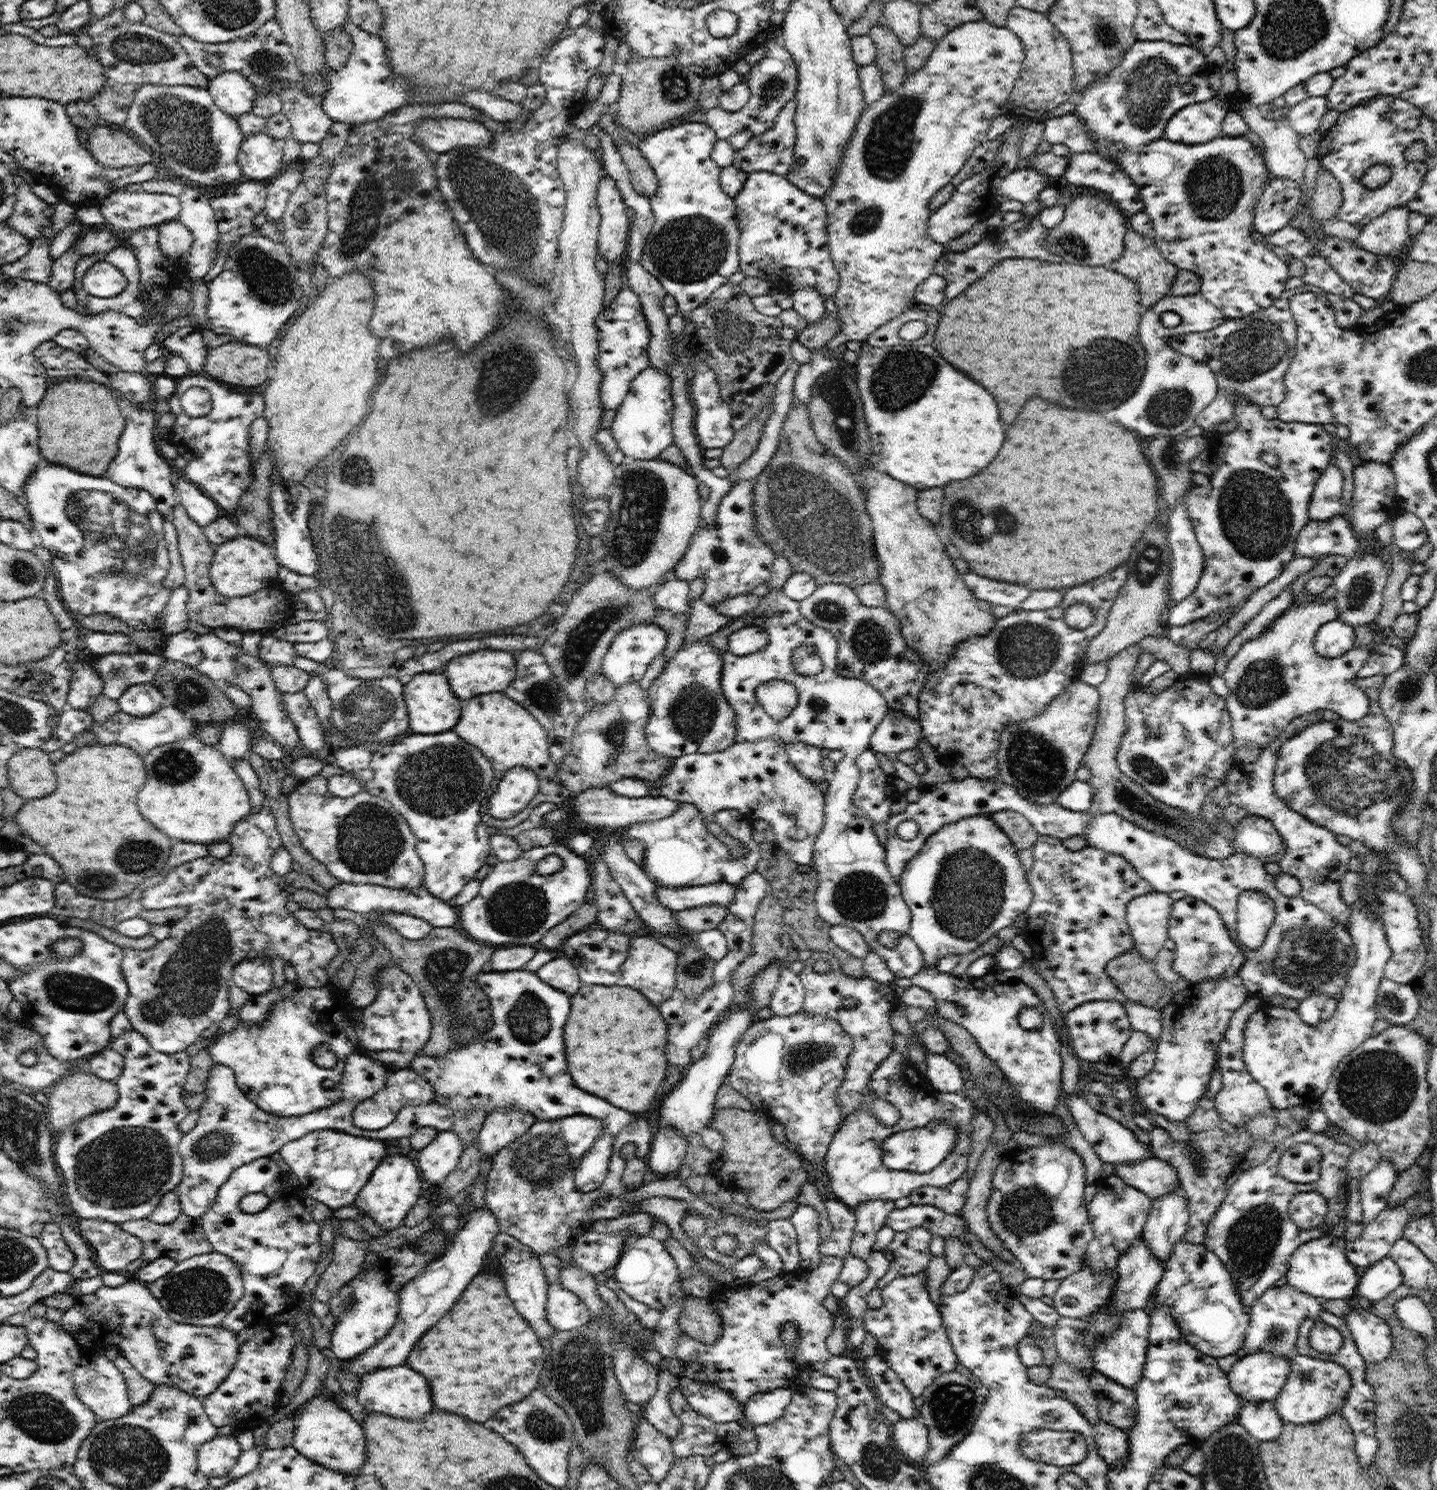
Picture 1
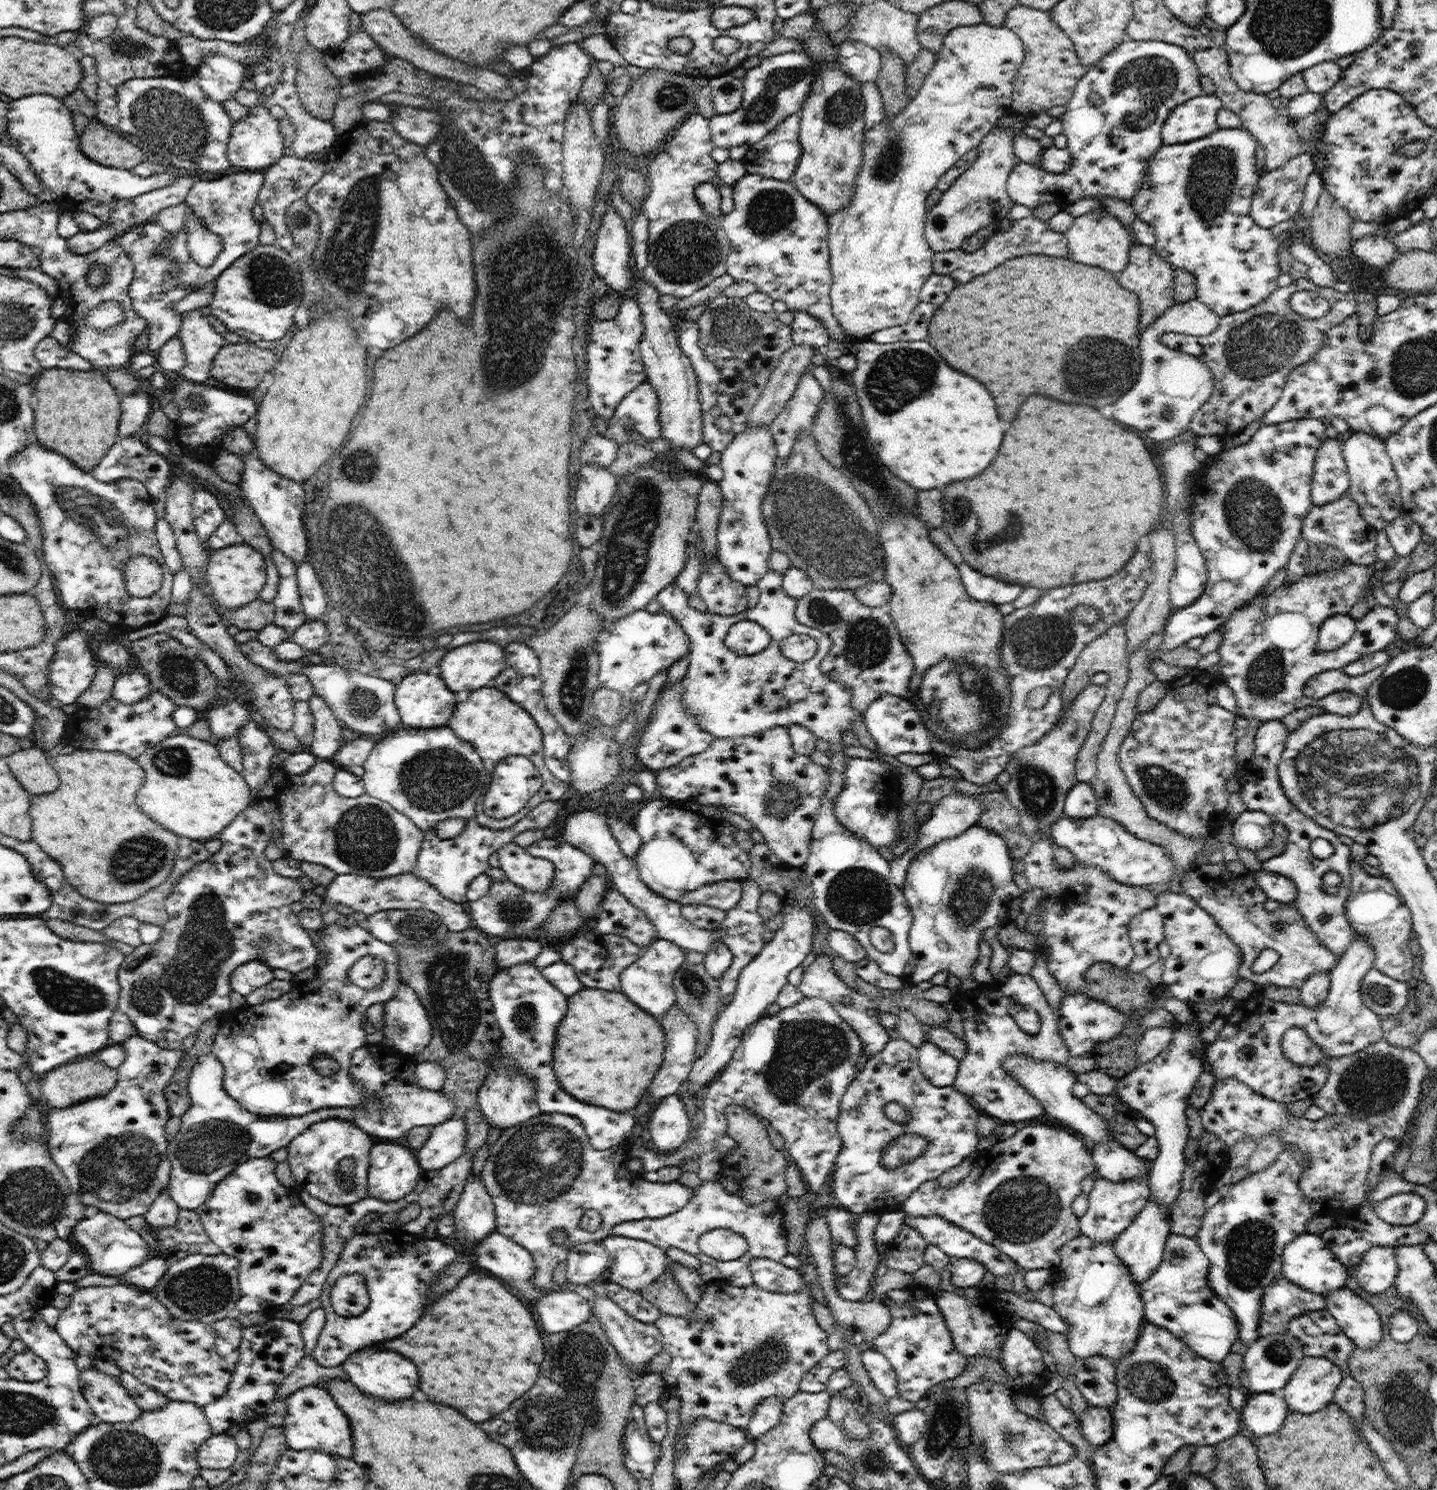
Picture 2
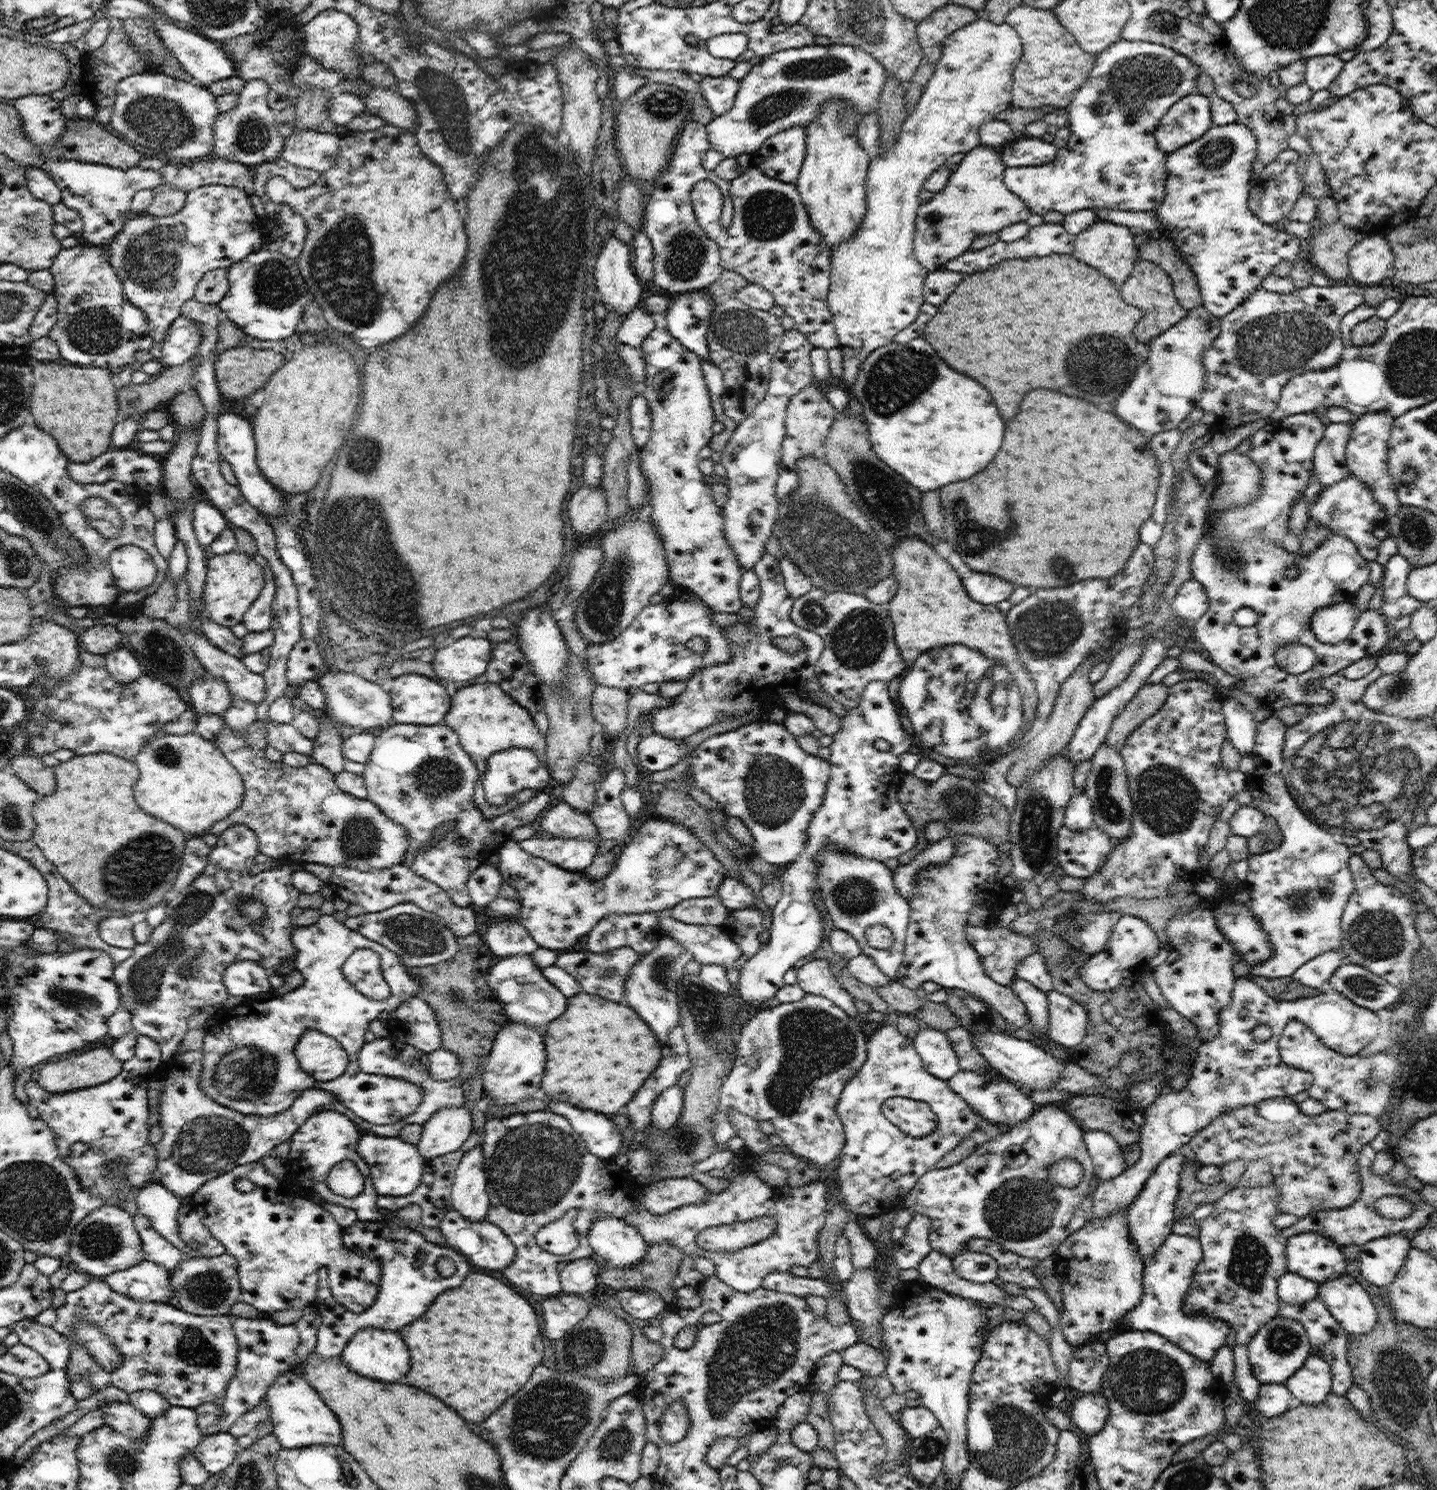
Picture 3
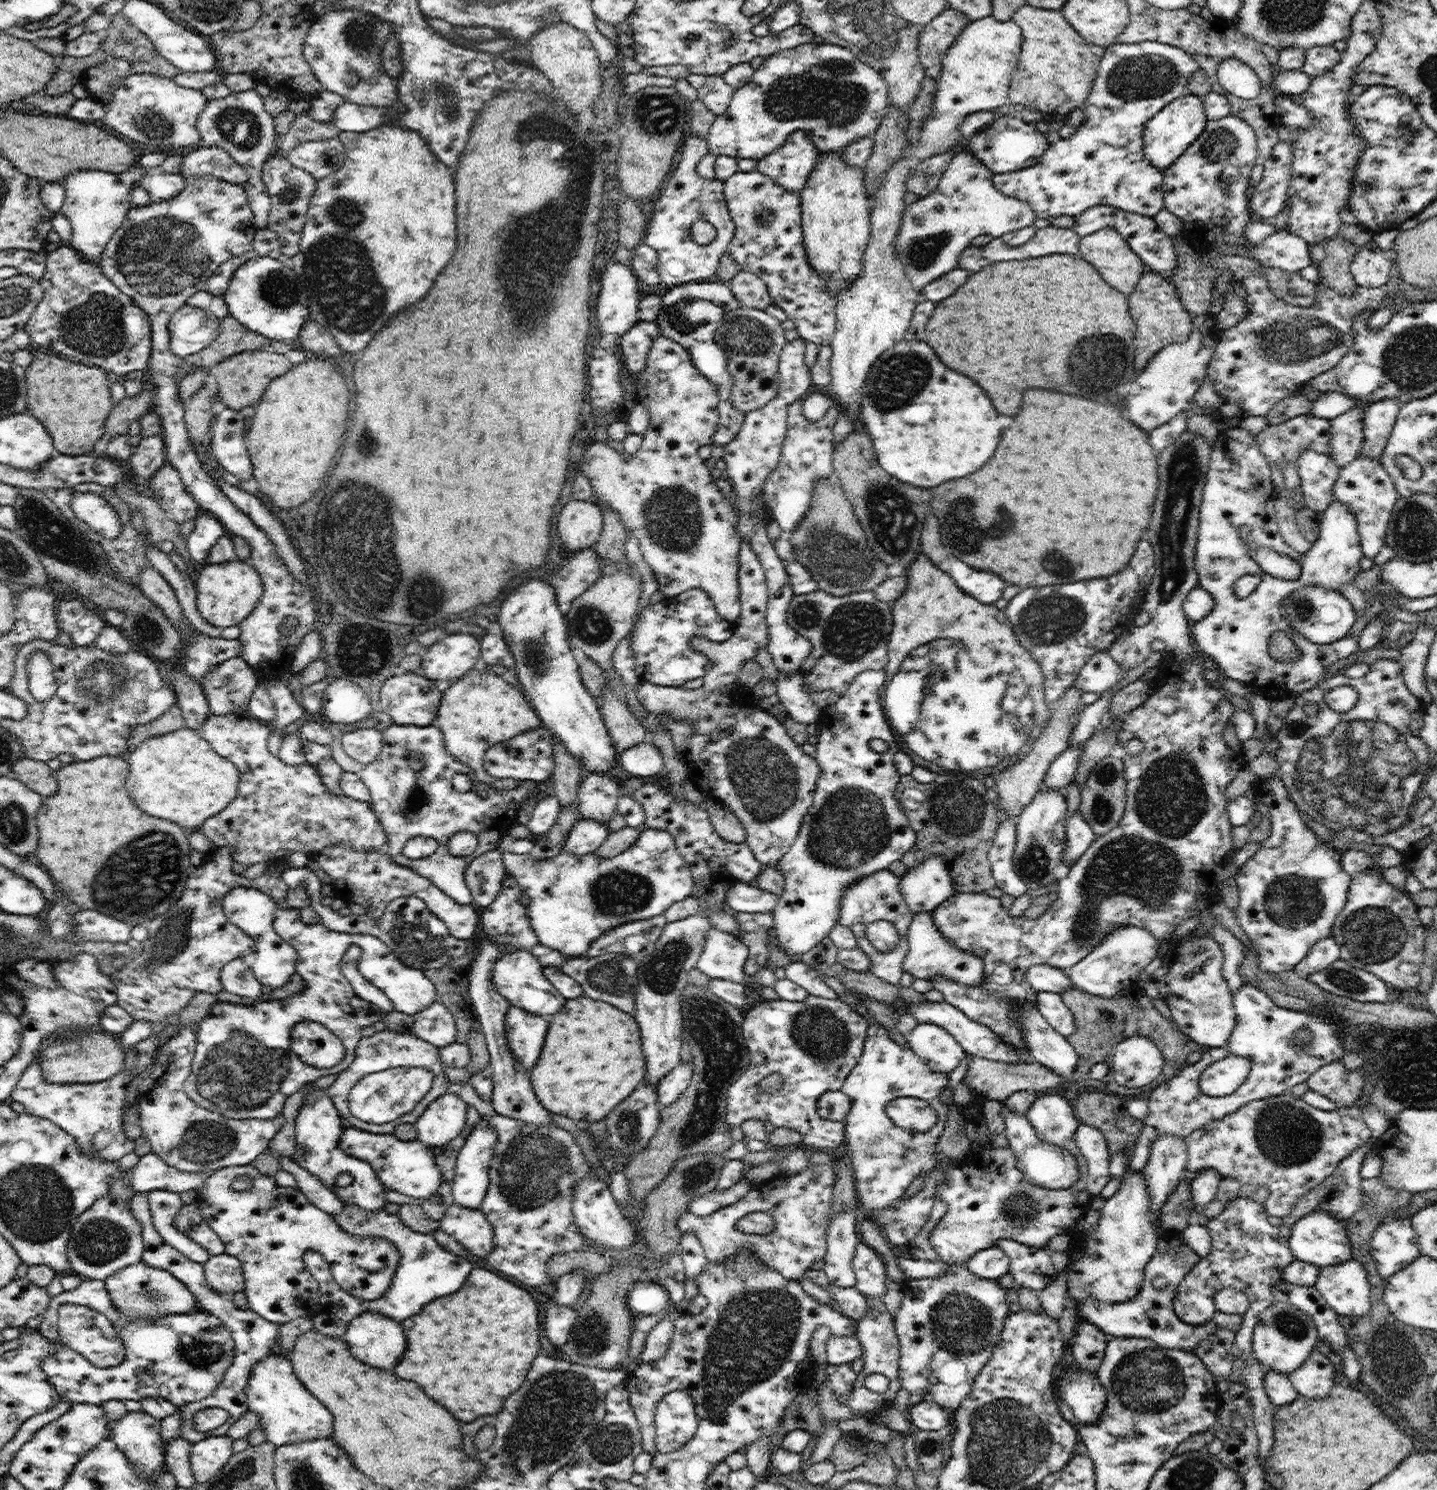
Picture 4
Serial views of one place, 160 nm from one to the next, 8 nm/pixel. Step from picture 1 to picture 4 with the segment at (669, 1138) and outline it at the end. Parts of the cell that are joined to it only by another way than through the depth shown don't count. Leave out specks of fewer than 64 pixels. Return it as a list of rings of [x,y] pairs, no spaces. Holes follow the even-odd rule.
[[[680,1062],[660,1080],[656,1090],[660,1108],[674,1105],[684,1090],[688,1089],[693,1074],[694,1064],[692,1062]]]

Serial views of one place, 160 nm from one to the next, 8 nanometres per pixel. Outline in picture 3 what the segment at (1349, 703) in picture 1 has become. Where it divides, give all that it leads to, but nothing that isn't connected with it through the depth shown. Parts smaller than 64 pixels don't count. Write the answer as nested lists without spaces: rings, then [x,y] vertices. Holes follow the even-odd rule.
[[[1234,449],[1220,456],[1219,472],[1222,472],[1224,482],[1216,488],[1209,500],[1205,530],[1191,560],[1192,578],[1203,586],[1209,599],[1207,612],[1193,625],[1195,640],[1208,652],[1209,661],[1234,678],[1234,686],[1252,694],[1273,712],[1292,704],[1332,704],[1335,701],[1332,692],[1327,689],[1308,691],[1306,684],[1344,672],[1350,664],[1375,656],[1394,634],[1386,628],[1386,620],[1380,609],[1368,609],[1360,613],[1348,639],[1336,644],[1326,644],[1318,641],[1312,633],[1310,617],[1326,605],[1352,602],[1356,592],[1370,582],[1369,561],[1358,552],[1349,538],[1335,532],[1331,532],[1324,544],[1309,556],[1290,554],[1281,544],[1270,542],[1263,534],[1244,542],[1233,542],[1229,558],[1219,556],[1215,550],[1219,538],[1209,532],[1211,516],[1253,503],[1261,489],[1261,470],[1247,454],[1238,453]],[[1292,562],[1298,566],[1296,578],[1285,575]],[[1242,608],[1256,612],[1258,620],[1254,626],[1238,627],[1234,622],[1234,615]],[[1294,643],[1309,646],[1316,656],[1314,667],[1303,674],[1284,672],[1282,668],[1278,668],[1274,658],[1274,651],[1281,644]]]

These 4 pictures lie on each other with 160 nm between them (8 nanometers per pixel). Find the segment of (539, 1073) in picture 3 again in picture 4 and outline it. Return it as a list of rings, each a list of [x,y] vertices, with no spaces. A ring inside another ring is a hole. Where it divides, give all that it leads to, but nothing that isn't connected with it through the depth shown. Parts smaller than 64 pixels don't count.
[[[511,1004],[505,1018],[505,1027],[506,1040],[513,1057],[530,1074],[540,1058],[548,1022],[537,1014]]]

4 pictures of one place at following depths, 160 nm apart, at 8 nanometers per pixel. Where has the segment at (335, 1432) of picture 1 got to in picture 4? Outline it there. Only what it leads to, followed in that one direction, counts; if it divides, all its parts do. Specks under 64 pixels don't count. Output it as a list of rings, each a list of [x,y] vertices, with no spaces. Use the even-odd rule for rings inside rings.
[[[271,1354],[252,1367],[247,1389],[248,1408],[260,1416],[266,1440],[277,1447],[291,1442],[328,1438],[332,1434],[332,1413],[296,1376],[288,1356]]]

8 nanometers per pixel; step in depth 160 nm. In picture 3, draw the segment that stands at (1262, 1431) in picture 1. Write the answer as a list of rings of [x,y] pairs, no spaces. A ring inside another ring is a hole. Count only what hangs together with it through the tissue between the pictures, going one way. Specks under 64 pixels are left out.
[[[1261,1384],[1255,1408],[1262,1416],[1260,1420],[1267,1420],[1284,1414],[1295,1405],[1296,1400],[1290,1394],[1288,1387],[1283,1384]]]

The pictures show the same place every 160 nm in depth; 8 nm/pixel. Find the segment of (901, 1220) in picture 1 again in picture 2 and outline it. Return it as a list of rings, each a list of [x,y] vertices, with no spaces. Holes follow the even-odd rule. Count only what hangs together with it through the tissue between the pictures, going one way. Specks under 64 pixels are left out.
[[[918,1216],[918,1218],[906,1218],[906,1225],[916,1229],[927,1242],[928,1245],[936,1245],[948,1254],[948,1259],[952,1257],[957,1258],[973,1258],[994,1274],[994,1276],[1011,1276],[1019,1268],[1019,1266],[1007,1254],[998,1250],[994,1245],[988,1244],[986,1241],[980,1240],[965,1228],[956,1227],[946,1221],[940,1216]]]

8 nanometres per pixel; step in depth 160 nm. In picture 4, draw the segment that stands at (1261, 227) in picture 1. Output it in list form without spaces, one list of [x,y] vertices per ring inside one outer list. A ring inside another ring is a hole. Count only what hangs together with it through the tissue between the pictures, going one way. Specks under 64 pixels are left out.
[[[1290,140],[1276,144],[1270,159],[1263,164],[1262,180],[1249,198],[1256,219],[1276,218],[1285,208],[1293,165],[1290,144]]]

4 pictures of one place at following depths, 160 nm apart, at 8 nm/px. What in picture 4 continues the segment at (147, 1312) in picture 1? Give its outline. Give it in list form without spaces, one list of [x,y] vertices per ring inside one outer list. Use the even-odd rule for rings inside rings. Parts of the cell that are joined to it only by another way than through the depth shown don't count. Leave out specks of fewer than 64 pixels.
[[[84,1279],[74,1290],[63,1290],[58,1296],[51,1297],[38,1328],[42,1336],[58,1339],[57,1320],[60,1305],[64,1303],[89,1306],[107,1316],[120,1335],[126,1356],[118,1366],[100,1368],[84,1357],[66,1352],[61,1342],[56,1343],[52,1355],[43,1359],[43,1371],[61,1400],[99,1405],[108,1400],[141,1401],[162,1397],[181,1407],[210,1396],[222,1382],[228,1367],[232,1366],[235,1343],[231,1332],[216,1315],[202,1309],[186,1314],[133,1319],[123,1315],[112,1302],[105,1280]]]

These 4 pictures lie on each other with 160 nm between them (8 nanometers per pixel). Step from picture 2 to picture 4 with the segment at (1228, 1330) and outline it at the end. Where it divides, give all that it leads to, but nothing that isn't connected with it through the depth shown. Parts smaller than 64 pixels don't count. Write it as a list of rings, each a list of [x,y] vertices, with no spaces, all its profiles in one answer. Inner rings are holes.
[[[1181,1233],[1177,1235],[1177,1238],[1170,1238],[1170,1240],[1160,1239],[1160,1248],[1155,1250],[1155,1254],[1152,1255],[1150,1262],[1145,1266],[1141,1291],[1133,1299],[1127,1304],[1116,1304],[1102,1302],[1092,1297],[1085,1298],[1081,1300],[1081,1302],[1078,1302],[1079,1312],[1082,1313],[1082,1316],[1084,1316],[1090,1324],[1096,1325],[1109,1337],[1149,1338],[1156,1342],[1156,1345],[1162,1346],[1163,1348],[1194,1351],[1196,1346],[1200,1345],[1200,1342],[1207,1336],[1216,1332],[1219,1326],[1212,1320],[1201,1325],[1185,1323],[1183,1320],[1180,1320],[1180,1317],[1175,1313],[1173,1300],[1175,1292],[1183,1281],[1183,1278],[1192,1270],[1193,1266],[1196,1266],[1196,1263],[1200,1259],[1198,1254],[1183,1241]]]

